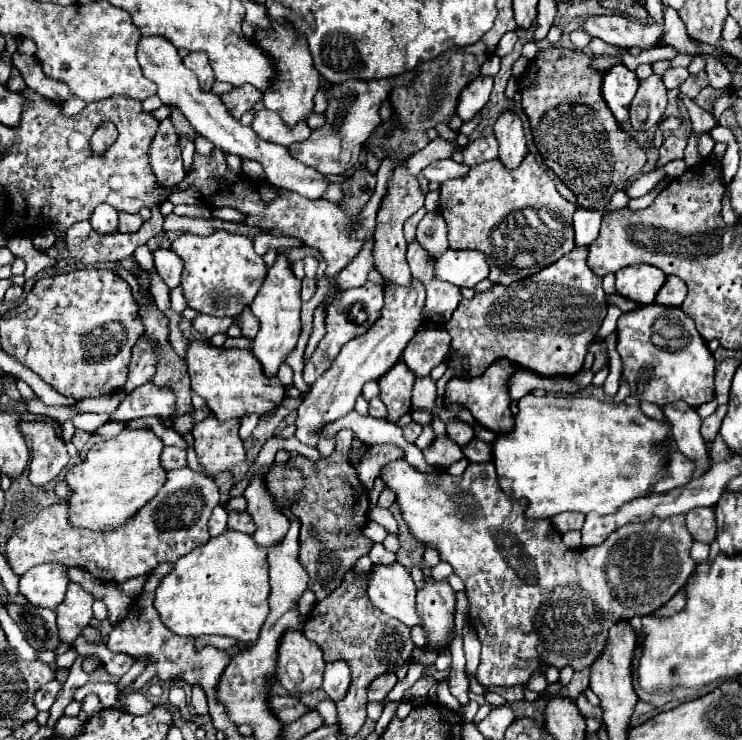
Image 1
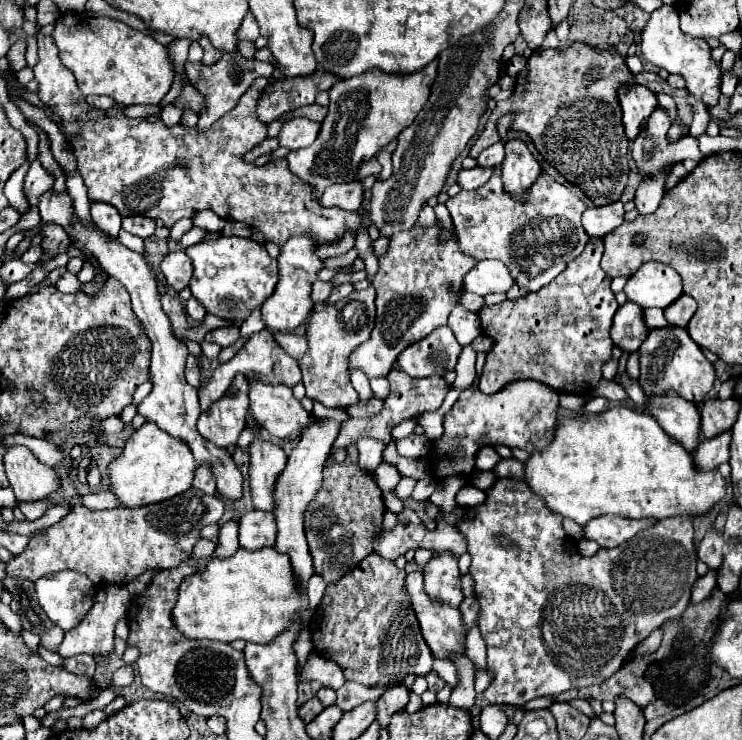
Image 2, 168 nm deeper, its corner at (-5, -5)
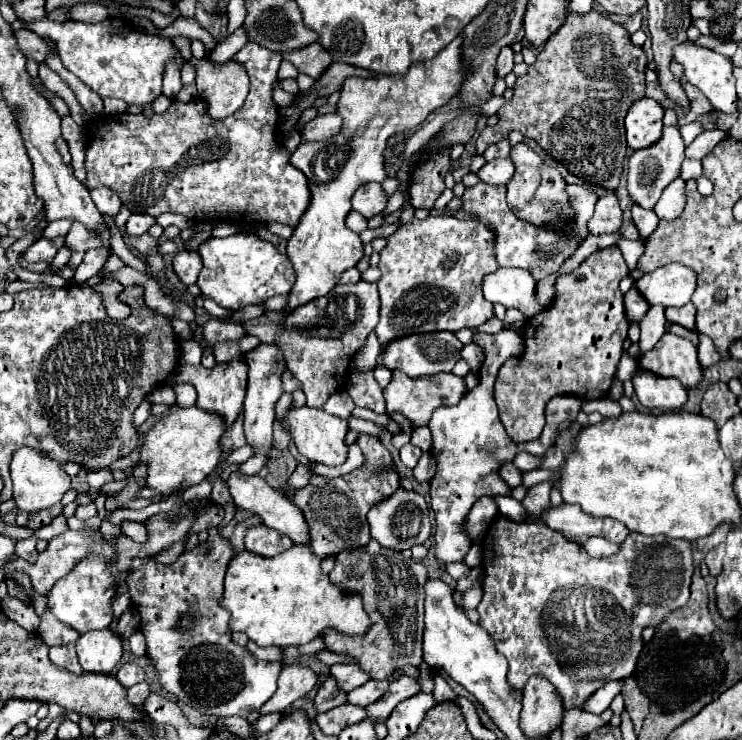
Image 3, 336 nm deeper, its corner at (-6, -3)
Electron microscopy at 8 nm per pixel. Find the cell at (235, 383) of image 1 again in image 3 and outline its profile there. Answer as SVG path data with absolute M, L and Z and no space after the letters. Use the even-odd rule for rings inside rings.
M282 394L282 398L276 404L276 418L286 420L292 428L292 440L296 448L300 450L302 456L306 456L310 462L320 462L326 466L340 466L348 458L348 444L346 444L346 434L348 434L348 424L342 418L336 418L324 410L316 408L292 408L292 396Z

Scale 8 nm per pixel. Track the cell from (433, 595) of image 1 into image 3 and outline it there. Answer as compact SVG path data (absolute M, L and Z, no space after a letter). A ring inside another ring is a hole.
M500 330L498 334L476 334L474 342L484 350L484 362L478 370L478 386L470 390L460 404L438 408L428 424L434 446L432 456L438 462L436 476L430 482L432 510L436 514L436 536L434 550L440 564L460 562L468 554L472 540L464 532L464 520L474 506L474 502L482 496L510 496L510 486L500 478L500 468L506 462L512 462L518 452L530 452L544 456L550 446L554 446L558 436L558 424L566 420L574 420L582 408L582 400L576 396L556 396L548 402L546 408L546 426L542 436L528 444L514 444L510 436L504 432L504 426L498 418L498 408L494 402L494 376L498 368L504 366L508 358L516 358L524 352L524 340L512 330Z

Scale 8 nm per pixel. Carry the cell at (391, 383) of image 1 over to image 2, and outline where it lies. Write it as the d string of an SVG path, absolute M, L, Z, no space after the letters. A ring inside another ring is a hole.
M391 370L389 376L387 376L389 384L391 384L391 392L389 396L385 398L385 406L383 410L377 414L377 416L371 416L371 418L349 418L343 426L341 426L341 432L333 444L333 448L345 448L351 444L351 440L359 440L359 438L375 438L375 440L381 440L385 444L389 444L391 440L391 430L395 424L411 418L411 416L419 416L423 412L433 412L441 406L447 390L449 390L449 384L441 378L441 376L431 376L431 378L409 378L407 374L403 374L401 370Z

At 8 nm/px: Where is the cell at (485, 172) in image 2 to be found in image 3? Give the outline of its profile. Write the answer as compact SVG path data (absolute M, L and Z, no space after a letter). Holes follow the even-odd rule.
M510 158L492 160L480 168L478 176L486 184L508 184L508 180L514 176L514 164Z

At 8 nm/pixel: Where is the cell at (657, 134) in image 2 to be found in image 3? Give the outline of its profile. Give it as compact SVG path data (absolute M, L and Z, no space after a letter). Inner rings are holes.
M664 126L664 136L652 146L652 148L644 148L644 150L636 150L630 156L630 164L628 164L628 194L634 200L634 204L646 208L646 210L654 210L660 194L664 192L664 188L676 180L680 176L680 164L684 160L684 142L682 136L678 132L678 128L672 126Z

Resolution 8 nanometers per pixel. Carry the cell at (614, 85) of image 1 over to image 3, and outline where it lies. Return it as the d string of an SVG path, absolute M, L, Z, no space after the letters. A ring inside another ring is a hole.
M642 98L632 104L626 114L626 138L634 150L656 144L662 136L662 106L652 98Z

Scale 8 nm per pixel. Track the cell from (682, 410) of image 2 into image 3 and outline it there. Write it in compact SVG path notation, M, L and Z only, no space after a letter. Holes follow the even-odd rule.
M638 368L632 384L640 404L646 408L680 410L686 404L686 388L676 378L662 378Z

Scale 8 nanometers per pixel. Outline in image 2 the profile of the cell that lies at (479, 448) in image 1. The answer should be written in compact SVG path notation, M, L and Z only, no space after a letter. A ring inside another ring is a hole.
M501 458L493 472L499 476L499 478L523 478L523 462L515 460L515 458Z

